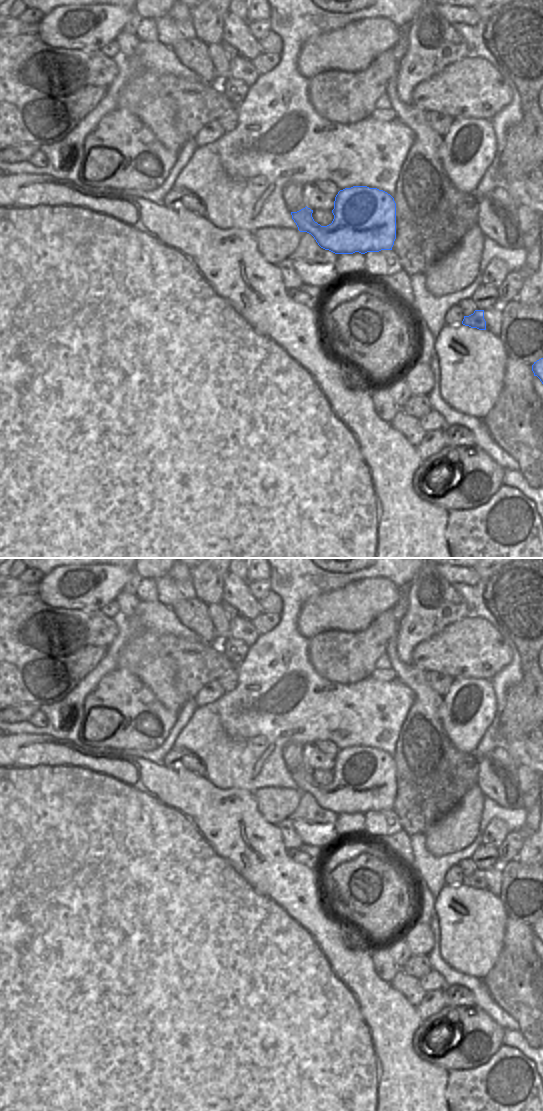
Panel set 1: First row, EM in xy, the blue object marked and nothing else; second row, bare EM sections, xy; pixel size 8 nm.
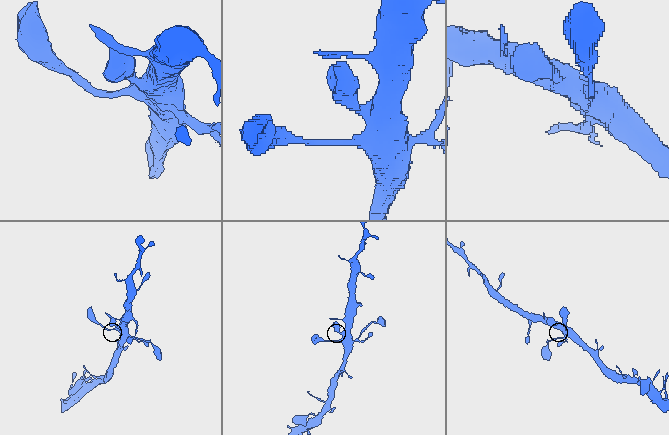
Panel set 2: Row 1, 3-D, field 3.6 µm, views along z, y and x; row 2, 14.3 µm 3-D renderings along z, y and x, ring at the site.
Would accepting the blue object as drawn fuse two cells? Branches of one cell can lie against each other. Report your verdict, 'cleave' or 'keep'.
keep

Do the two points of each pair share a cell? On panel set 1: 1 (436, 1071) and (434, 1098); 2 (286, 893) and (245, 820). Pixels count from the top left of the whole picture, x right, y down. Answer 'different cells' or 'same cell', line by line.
1: same cell
2: same cell

